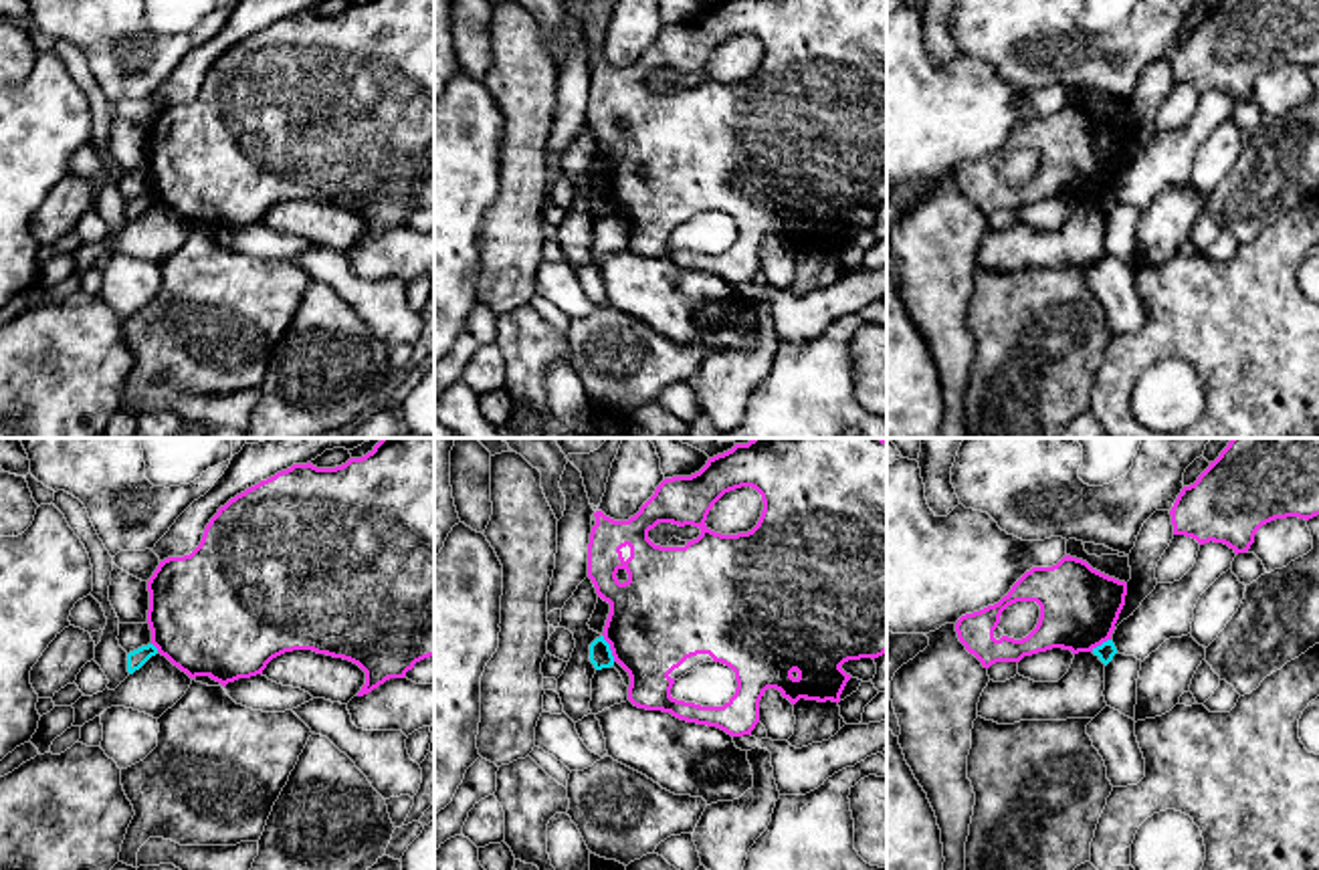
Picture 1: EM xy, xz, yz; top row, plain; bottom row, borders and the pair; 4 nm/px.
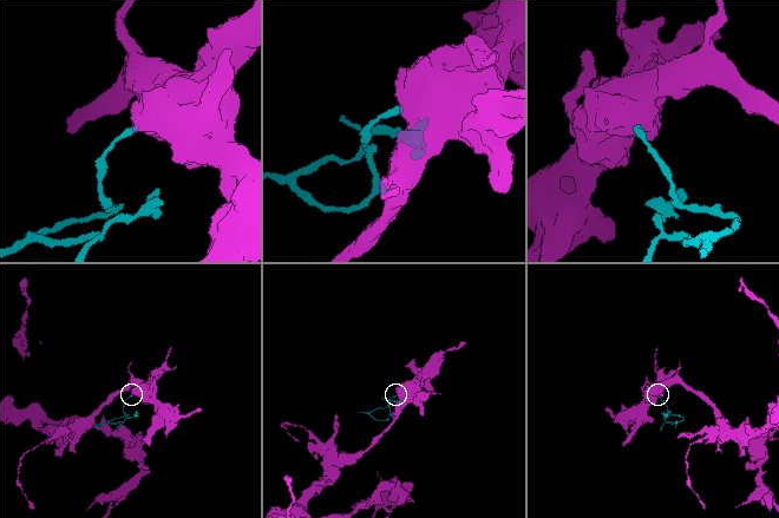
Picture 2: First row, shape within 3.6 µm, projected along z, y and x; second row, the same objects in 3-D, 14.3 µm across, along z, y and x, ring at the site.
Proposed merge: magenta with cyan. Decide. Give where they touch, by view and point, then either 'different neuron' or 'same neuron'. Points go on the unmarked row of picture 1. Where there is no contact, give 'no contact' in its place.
contact xz (611, 196); different neuron

